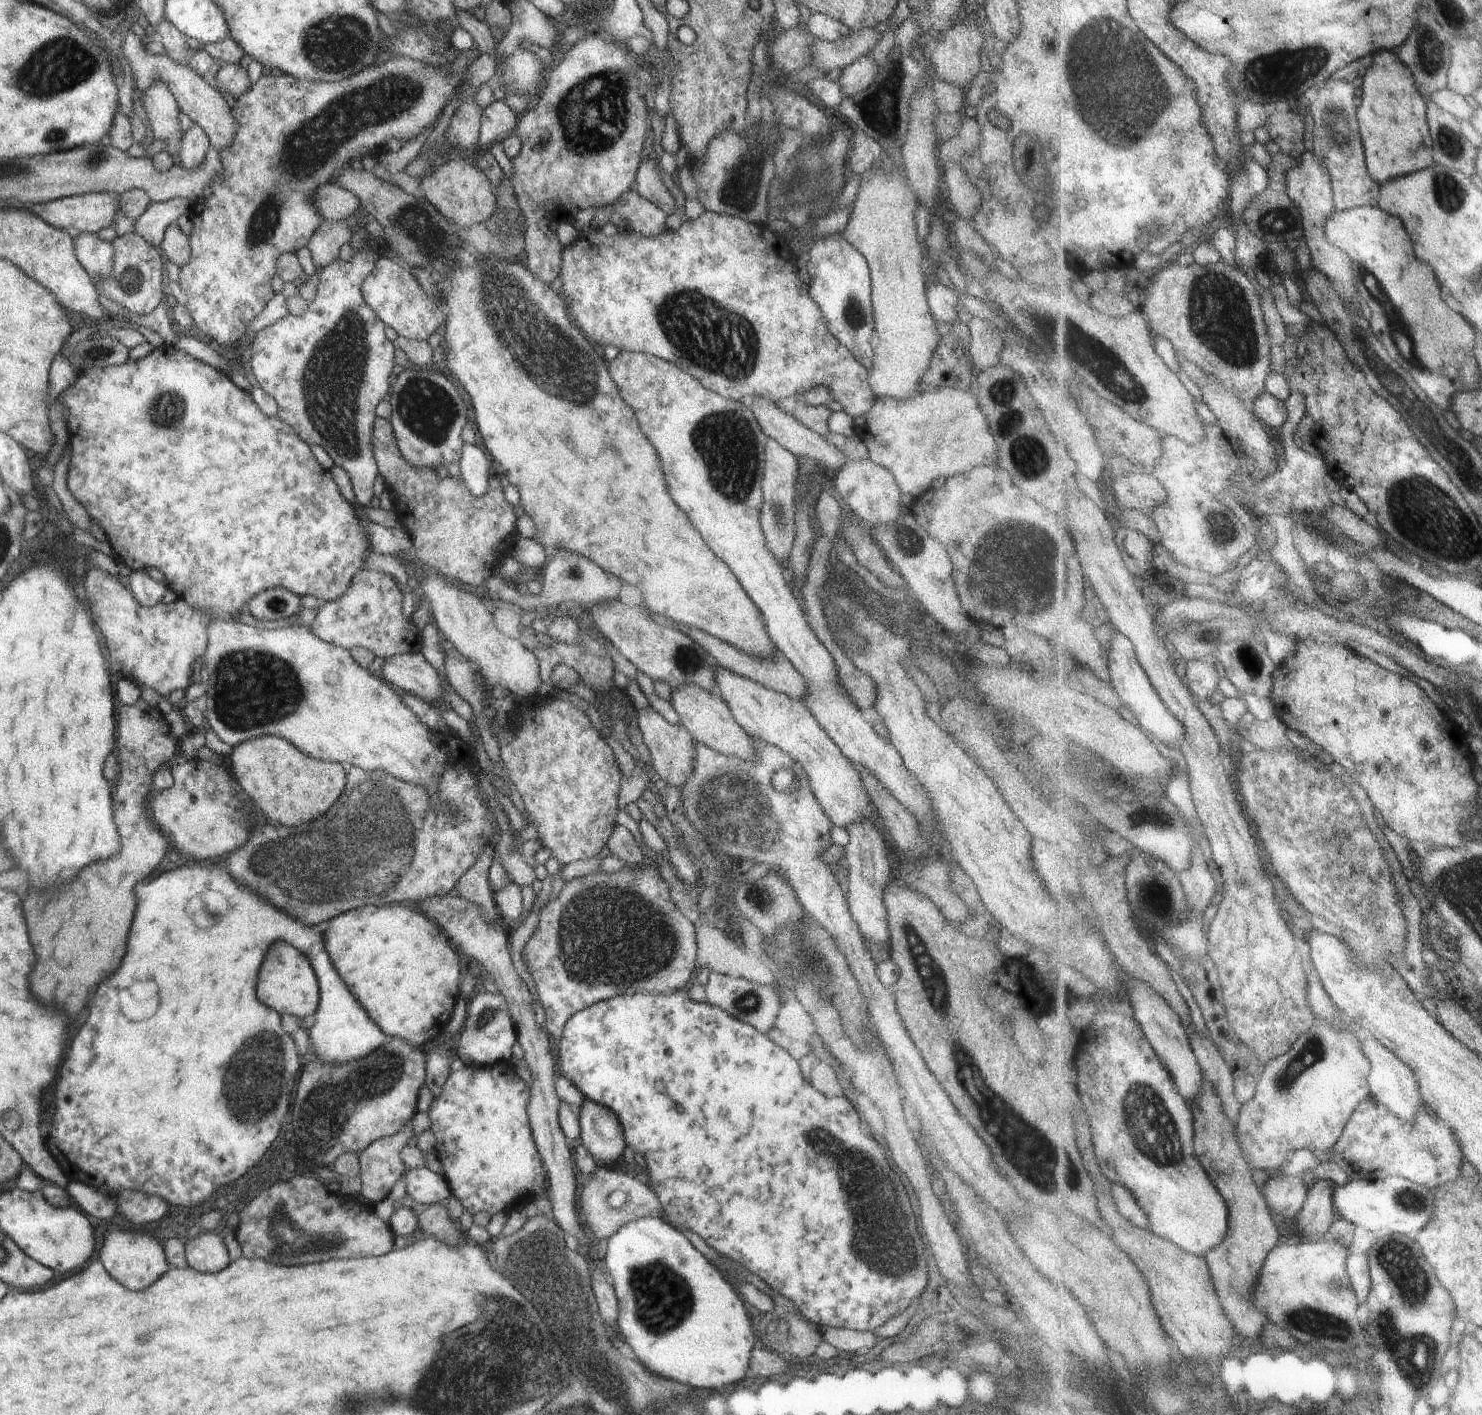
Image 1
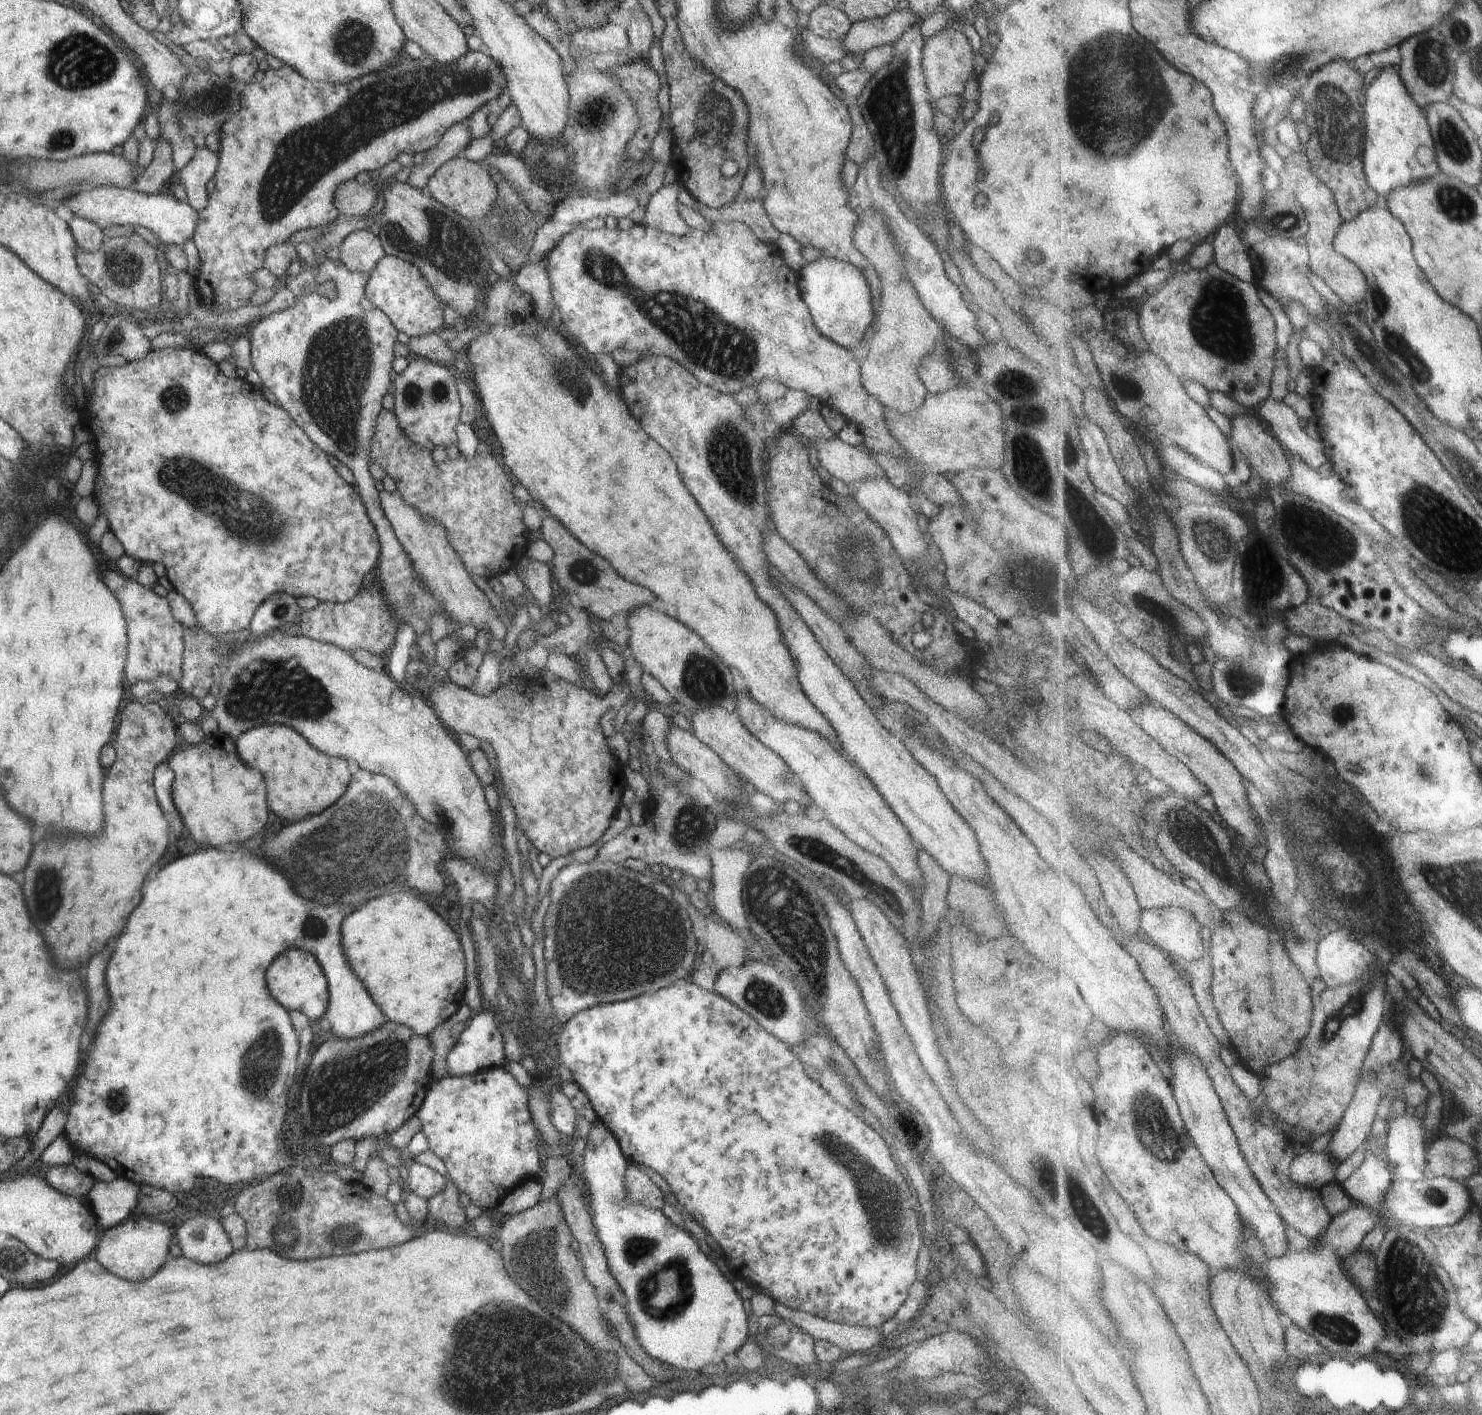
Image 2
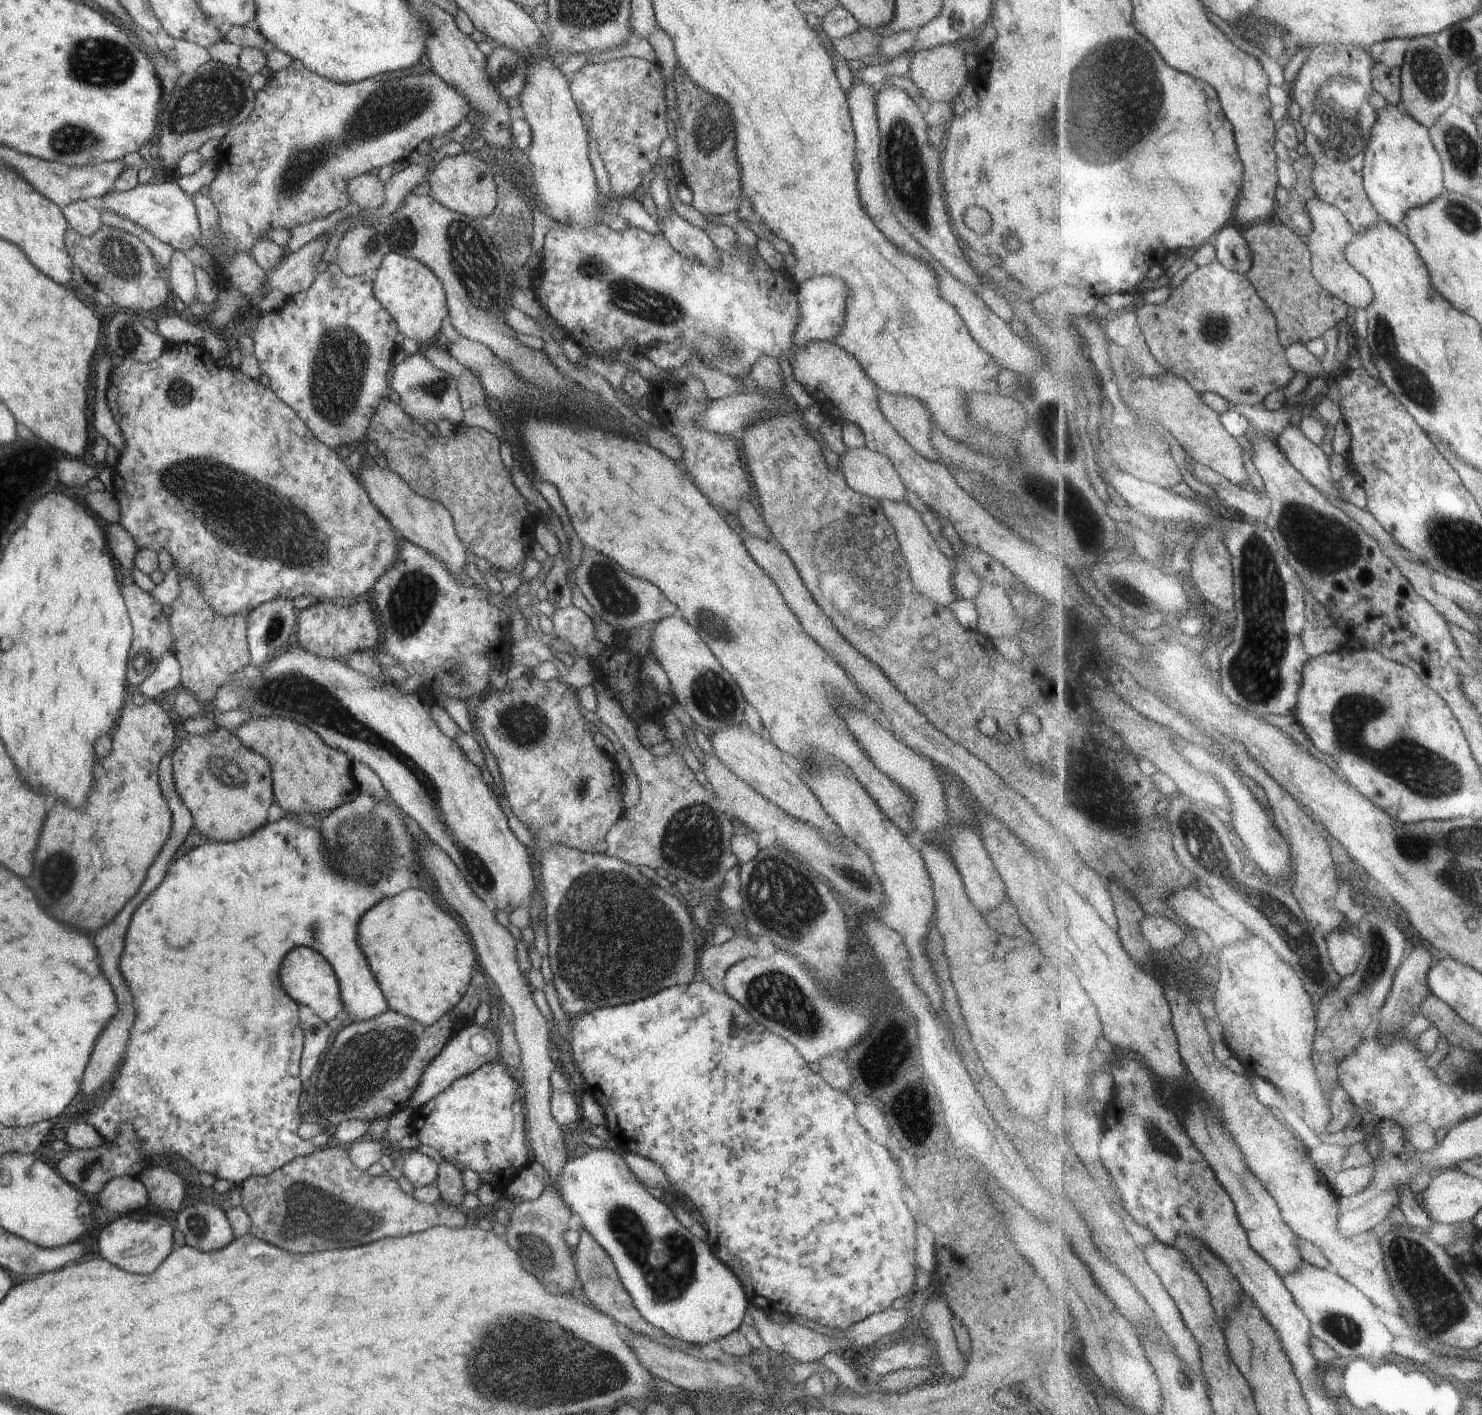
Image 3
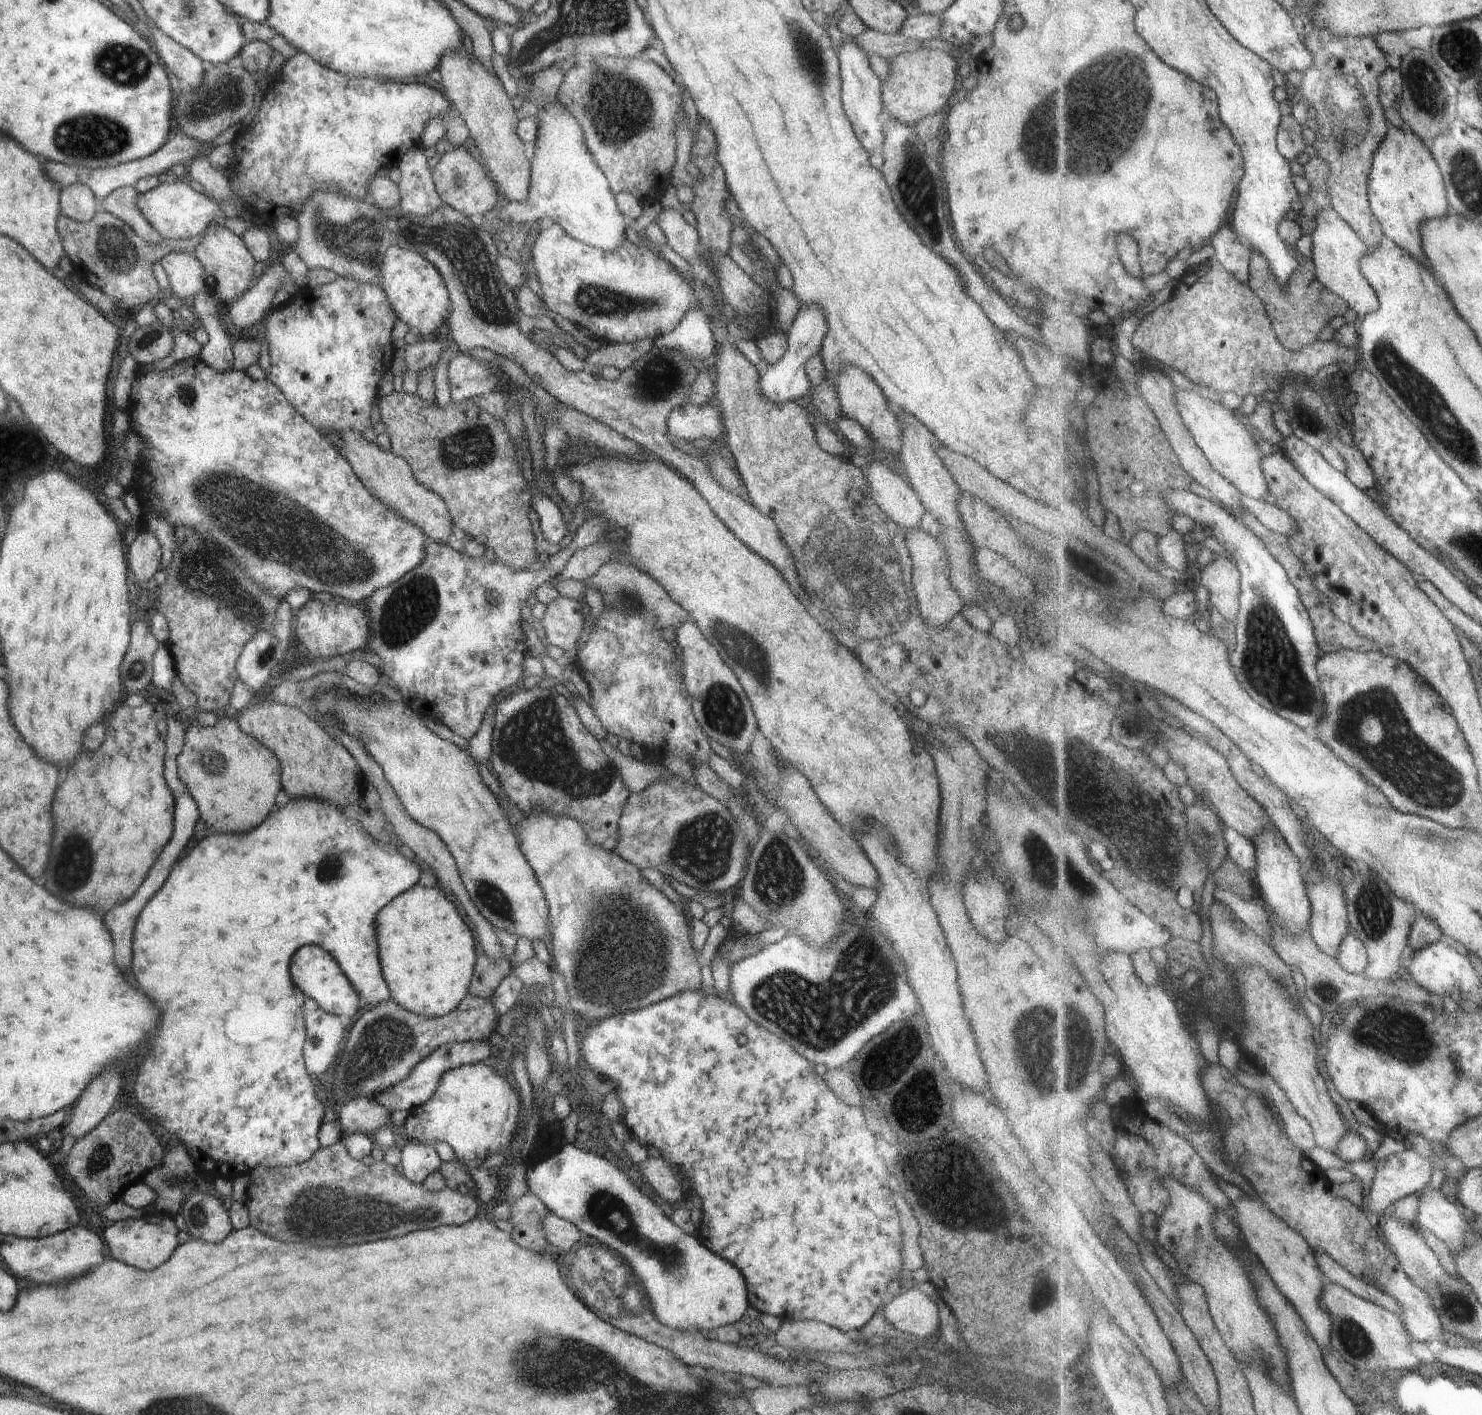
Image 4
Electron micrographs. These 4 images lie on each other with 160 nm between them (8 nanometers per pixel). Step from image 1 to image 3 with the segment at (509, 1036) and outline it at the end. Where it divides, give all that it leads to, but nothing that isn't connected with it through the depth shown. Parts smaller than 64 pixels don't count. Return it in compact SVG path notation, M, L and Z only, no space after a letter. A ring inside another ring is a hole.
M472 1023L463 1029L460 1029L449 1038L446 1046L443 1046L442 1052L440 1052L440 1054L438 1054L438 1056L424 1069L418 1086L412 1093L408 1106L417 1109L420 1105L423 1105L431 1098L434 1098L434 1095L446 1090L448 1086L450 1086L455 1080L458 1080L460 1077L466 1076L467 1074L478 1070L478 1068L486 1063L494 1063L498 1061L499 1051L500 1042L498 1042L498 1038L495 1036L494 1032L487 1029L484 1025L480 1026ZM475 1034L485 1036L486 1040L488 1040L488 1042L491 1044L488 1053L478 1055L472 1051L472 1048L470 1047L470 1040L472 1040L472 1036Z

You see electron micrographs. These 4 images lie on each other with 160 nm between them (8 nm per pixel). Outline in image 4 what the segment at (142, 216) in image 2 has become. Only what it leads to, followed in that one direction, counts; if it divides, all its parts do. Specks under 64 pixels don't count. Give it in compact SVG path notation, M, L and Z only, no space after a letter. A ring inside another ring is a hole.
M186 178L171 184L160 183L148 192L138 193L135 203L142 216L164 239L191 239L202 234L211 220L223 219L218 202L207 193L201 194L192 189Z

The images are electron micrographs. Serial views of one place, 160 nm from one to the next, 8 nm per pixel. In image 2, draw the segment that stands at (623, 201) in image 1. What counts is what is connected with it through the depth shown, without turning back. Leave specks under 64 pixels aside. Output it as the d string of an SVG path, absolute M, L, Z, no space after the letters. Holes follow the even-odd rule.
M680 182L663 185L651 196L649 203L645 206L643 224L646 227L671 235L683 235L690 230L680 218L677 209L677 196L681 188Z

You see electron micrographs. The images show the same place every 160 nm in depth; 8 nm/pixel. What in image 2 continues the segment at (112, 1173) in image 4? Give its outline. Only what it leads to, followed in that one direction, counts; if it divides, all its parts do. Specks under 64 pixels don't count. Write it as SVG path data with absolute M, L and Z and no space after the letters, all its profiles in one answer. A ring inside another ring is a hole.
M72 1163L66 1166L50 1167L44 1180L50 1188L81 1200L84 1200L89 1188L96 1182L88 1174L76 1169Z

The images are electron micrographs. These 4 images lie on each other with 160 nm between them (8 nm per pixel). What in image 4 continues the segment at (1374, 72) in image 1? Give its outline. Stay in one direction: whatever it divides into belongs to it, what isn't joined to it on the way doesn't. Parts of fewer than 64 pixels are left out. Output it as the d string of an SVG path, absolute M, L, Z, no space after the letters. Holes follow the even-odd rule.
M1391 127L1391 131L1381 144L1380 150L1374 159L1373 172L1369 176L1369 200L1373 209L1373 214L1381 220L1388 237L1392 236L1394 240L1409 250L1419 259L1424 256L1422 225L1425 220L1444 218L1448 216L1448 210L1451 212L1449 201L1449 190L1445 174L1438 164L1437 158L1433 155L1430 144L1415 133L1410 127Z

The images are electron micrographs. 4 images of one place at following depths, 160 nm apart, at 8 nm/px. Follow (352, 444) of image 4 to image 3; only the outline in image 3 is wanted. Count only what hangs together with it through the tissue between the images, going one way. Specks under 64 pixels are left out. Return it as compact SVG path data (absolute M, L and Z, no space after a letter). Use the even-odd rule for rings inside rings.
M363 462L356 476L369 494L373 505L400 537L438 559L438 562L441 562L455 579L466 570L466 549L456 534L451 514L444 506L422 498L397 474L388 468L382 469L377 464L369 468Z

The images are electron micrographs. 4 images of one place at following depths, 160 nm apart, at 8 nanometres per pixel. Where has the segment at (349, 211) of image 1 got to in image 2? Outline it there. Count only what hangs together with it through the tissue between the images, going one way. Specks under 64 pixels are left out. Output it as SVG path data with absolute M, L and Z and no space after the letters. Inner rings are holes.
M355 179L342 183L333 196L334 206L340 217L362 217L378 200L378 182L368 185L358 183Z

